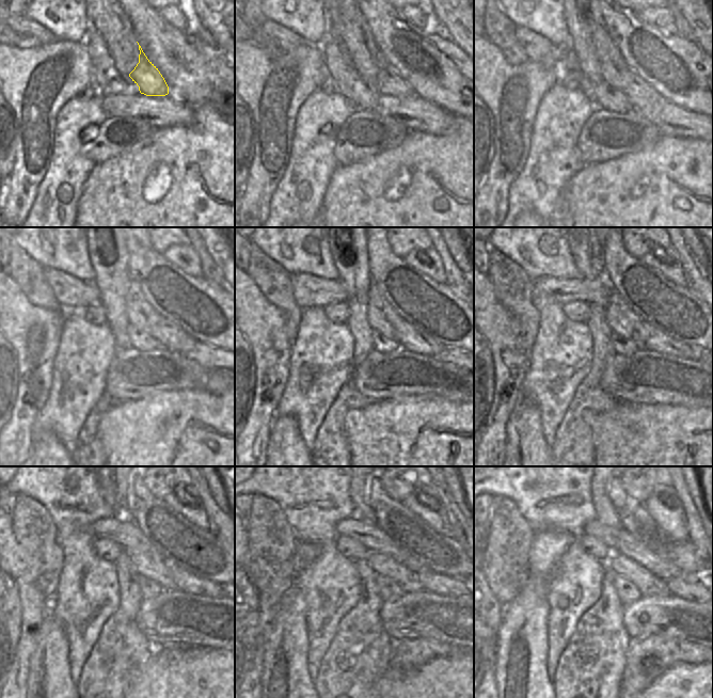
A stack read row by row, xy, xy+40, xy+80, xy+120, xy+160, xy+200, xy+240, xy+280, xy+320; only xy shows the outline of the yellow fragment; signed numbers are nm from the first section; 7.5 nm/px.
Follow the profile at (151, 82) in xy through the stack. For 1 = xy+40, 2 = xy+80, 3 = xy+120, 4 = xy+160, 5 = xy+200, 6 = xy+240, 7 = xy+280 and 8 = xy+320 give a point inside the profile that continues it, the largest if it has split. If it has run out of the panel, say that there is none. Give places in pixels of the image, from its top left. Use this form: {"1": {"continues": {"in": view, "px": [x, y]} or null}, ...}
{"1": {"continues": {"in": "xy+40", "px": [389, 82]}}, "2": {"continues": {"in": "xy+80", "px": [639, 93]}}, "3": {"continues": {"in": "xy+120", "px": [170, 336]}}, "4": {"continues": {"in": "xy+160", "px": [407, 336]}}, "5": {"continues": {"in": "xy+200", "px": [654, 339]}}, "6": {"continues": {"in": "xy+240", "px": [184, 581]}}, "7": {"continues": {"in": "xy+280", "px": [439, 584]}}, "8": {"continues": {"in": "xy+320", "px": [678, 587]}}}

